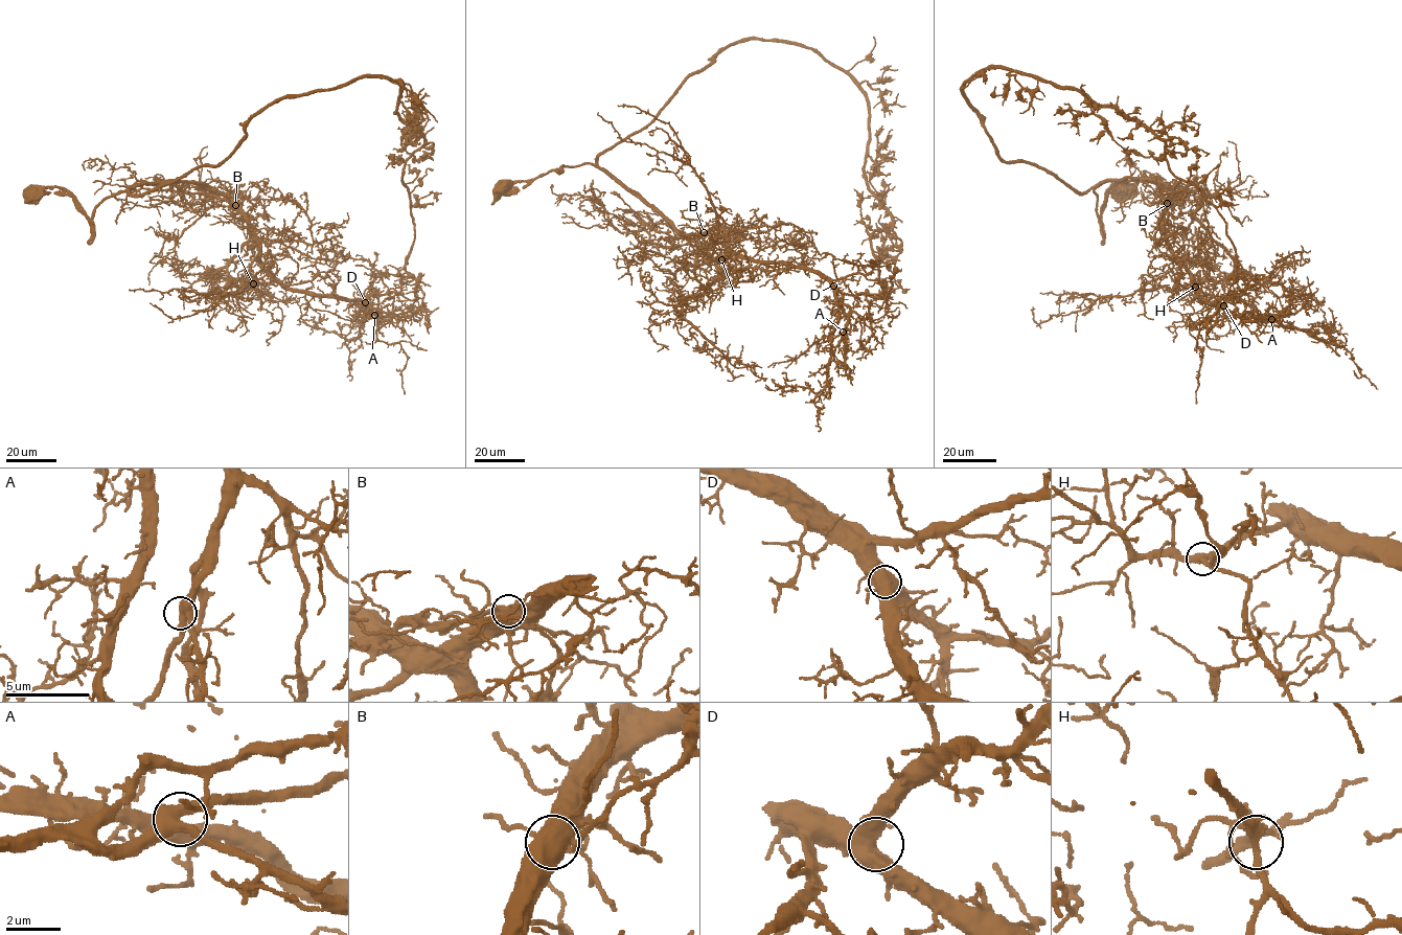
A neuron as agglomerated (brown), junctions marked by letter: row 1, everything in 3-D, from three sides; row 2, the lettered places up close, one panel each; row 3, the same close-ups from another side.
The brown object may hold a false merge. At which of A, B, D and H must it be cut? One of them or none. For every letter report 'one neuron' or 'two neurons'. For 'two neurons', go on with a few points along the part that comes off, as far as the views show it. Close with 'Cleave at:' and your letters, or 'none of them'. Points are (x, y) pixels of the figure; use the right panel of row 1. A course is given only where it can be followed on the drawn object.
A: one neuron
B: two neurons; course (1167, 203), (1170, 190), (1163, 189), (1155, 182), (1124, 179)
D: one neuron
H: one neuron
Cleave at: B

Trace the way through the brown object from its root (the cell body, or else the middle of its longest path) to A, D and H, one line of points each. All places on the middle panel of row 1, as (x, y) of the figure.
A: (498, 188), (560, 166), (595, 165), (692, 238), (720, 230), (748, 258), (812, 268), (850, 309), (843, 332)
D: (498, 188), (591, 163), (692, 238), (720, 230), (748, 258), (804, 266), (833, 286)
H: (498, 188), (532, 181), (560, 166), (591, 163), (692, 238), (708, 230), (721, 231), (734, 254), (721, 259)

